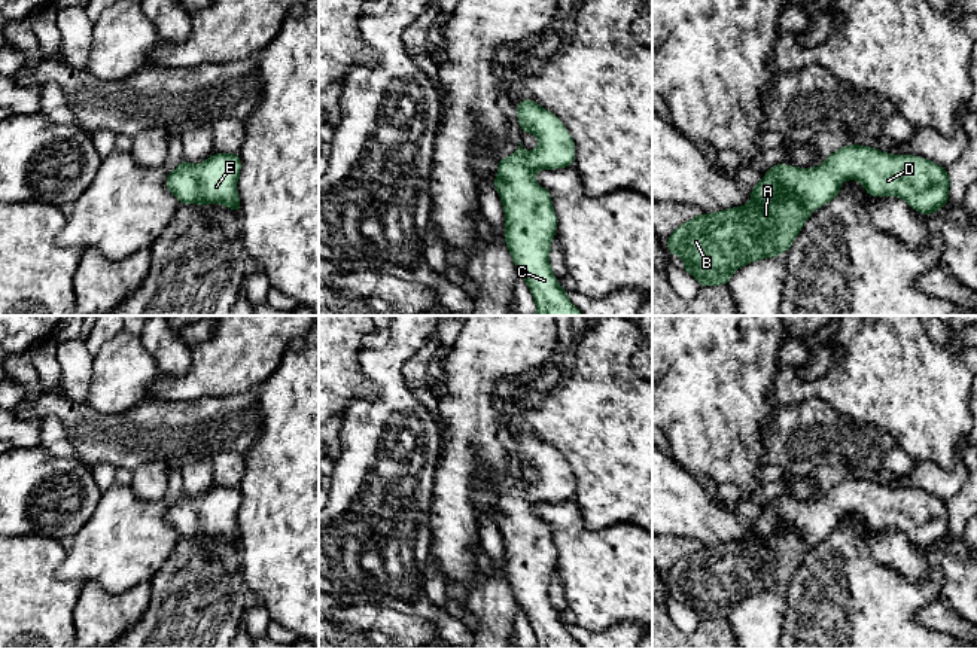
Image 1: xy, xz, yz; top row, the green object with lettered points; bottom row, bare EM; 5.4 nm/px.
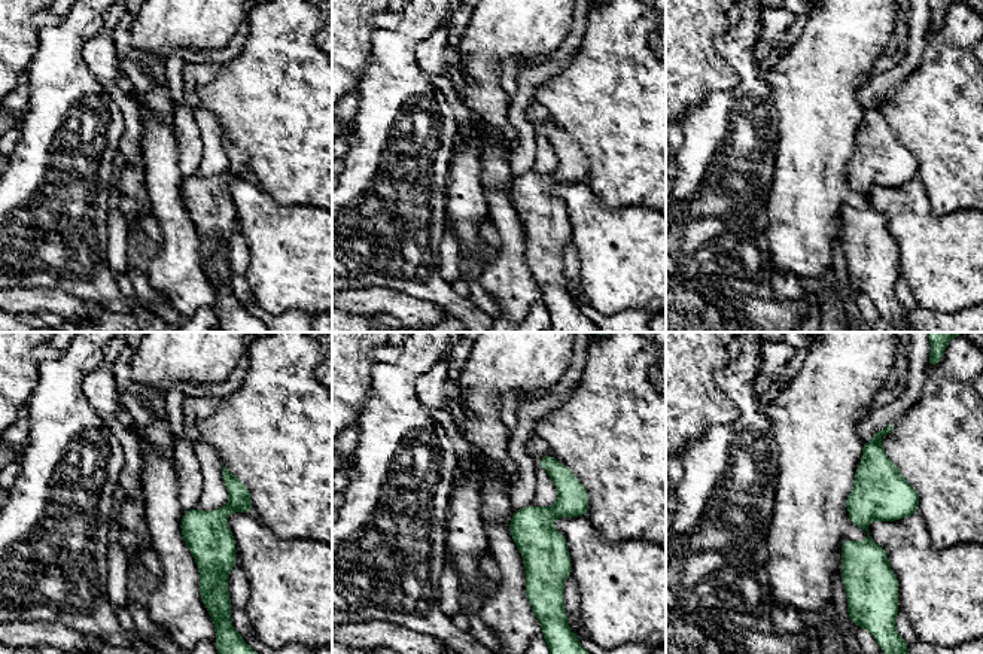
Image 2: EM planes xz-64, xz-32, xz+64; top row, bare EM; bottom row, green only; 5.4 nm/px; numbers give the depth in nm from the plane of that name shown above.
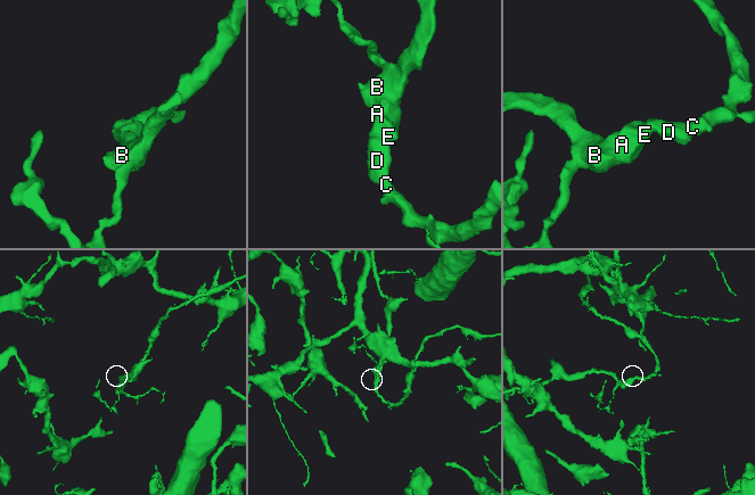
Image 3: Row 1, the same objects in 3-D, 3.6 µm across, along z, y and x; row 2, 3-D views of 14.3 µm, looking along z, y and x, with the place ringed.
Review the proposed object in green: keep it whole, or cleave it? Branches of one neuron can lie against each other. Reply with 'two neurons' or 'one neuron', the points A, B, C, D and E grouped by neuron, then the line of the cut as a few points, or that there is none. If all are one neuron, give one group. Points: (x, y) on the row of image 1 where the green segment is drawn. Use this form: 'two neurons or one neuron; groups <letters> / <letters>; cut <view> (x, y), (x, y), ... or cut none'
one neuron; groups A B C D E; cut none

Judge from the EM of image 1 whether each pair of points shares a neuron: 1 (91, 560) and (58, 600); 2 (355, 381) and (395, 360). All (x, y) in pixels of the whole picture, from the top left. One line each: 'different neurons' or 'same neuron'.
1: different neurons
2: different neurons

